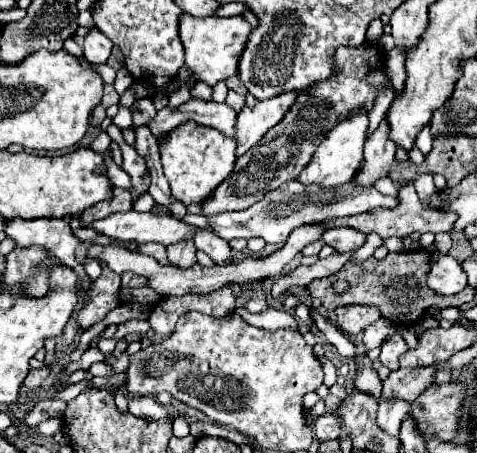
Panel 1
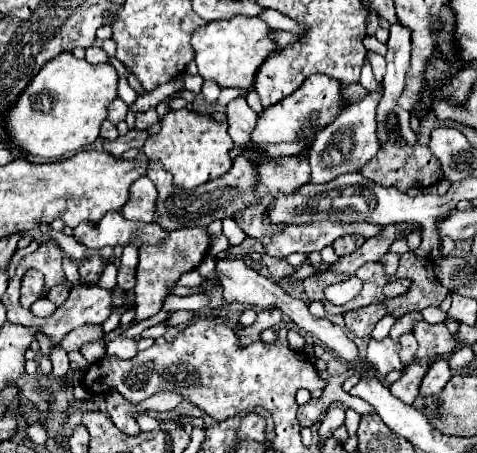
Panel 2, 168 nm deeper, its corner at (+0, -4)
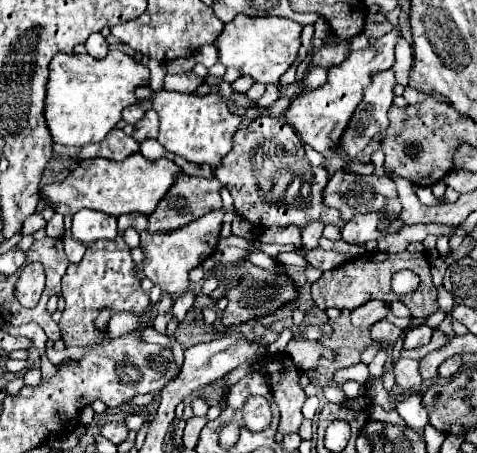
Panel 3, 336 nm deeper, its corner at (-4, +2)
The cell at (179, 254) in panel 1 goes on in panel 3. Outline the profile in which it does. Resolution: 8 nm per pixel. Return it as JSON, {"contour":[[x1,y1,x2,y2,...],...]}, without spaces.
{"contour":[[215,210,173,232,141,232,141,250,145,252,143,274,171,296,181,296,183,292,187,292,191,284,189,272,197,268,205,258,209,258,217,248,223,214,223,210]]}

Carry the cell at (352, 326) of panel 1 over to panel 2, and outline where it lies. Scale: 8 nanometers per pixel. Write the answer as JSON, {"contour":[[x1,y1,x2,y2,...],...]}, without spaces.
{"contour":[[371,304,371,306,365,306,365,308,351,310,351,312,345,314,345,326,355,336,369,336,371,330,375,328,377,320,383,318,383,314,387,314,383,304]]}

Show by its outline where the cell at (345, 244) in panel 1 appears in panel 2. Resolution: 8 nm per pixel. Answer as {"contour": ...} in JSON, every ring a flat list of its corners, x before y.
{"contour":[[341,236,339,240,333,242,333,248,335,248,335,254,337,256,345,256,345,254,351,254,355,252,365,240,359,238,359,236]]}

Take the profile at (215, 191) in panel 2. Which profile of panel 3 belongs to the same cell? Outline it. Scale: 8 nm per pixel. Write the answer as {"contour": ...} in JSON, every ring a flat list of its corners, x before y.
{"contour":[[179,174,175,186,169,190,169,194,161,200,161,204,157,206,157,210,149,216,149,232,169,232,169,230,177,230,197,218,201,218,207,212,213,210,221,210,221,182,217,178,195,178,195,176,187,176,187,174]]}

